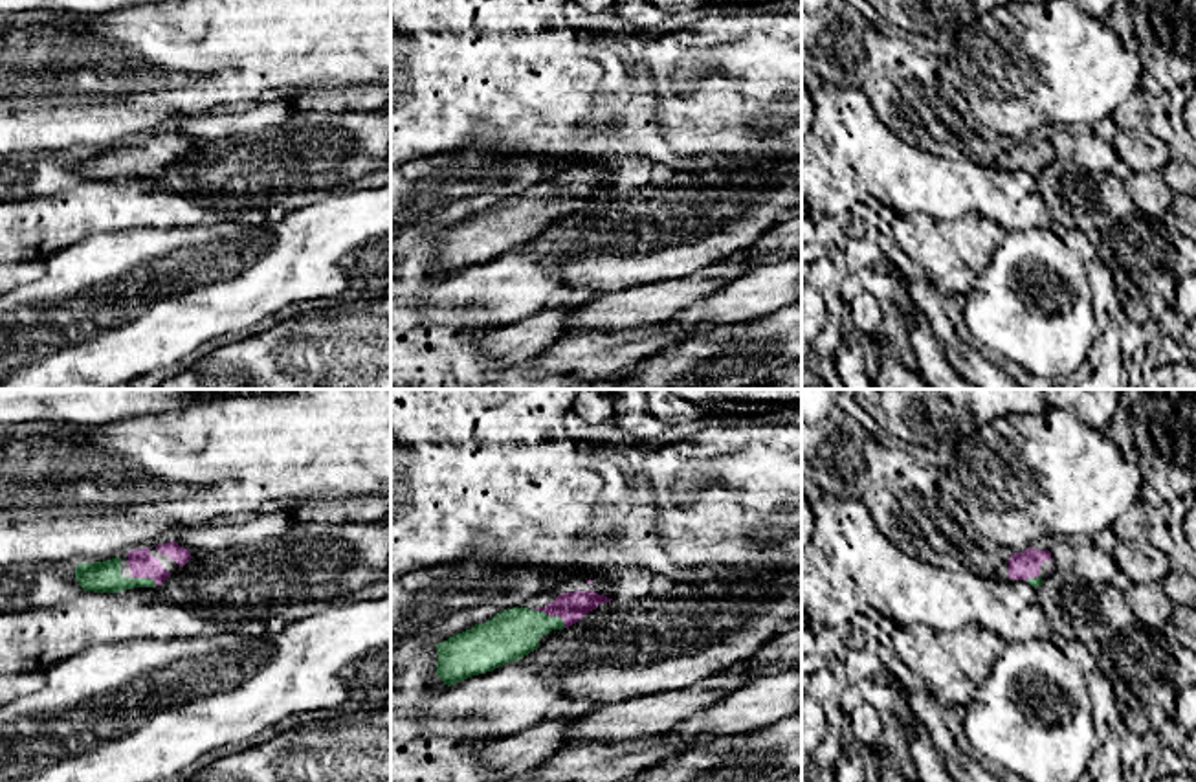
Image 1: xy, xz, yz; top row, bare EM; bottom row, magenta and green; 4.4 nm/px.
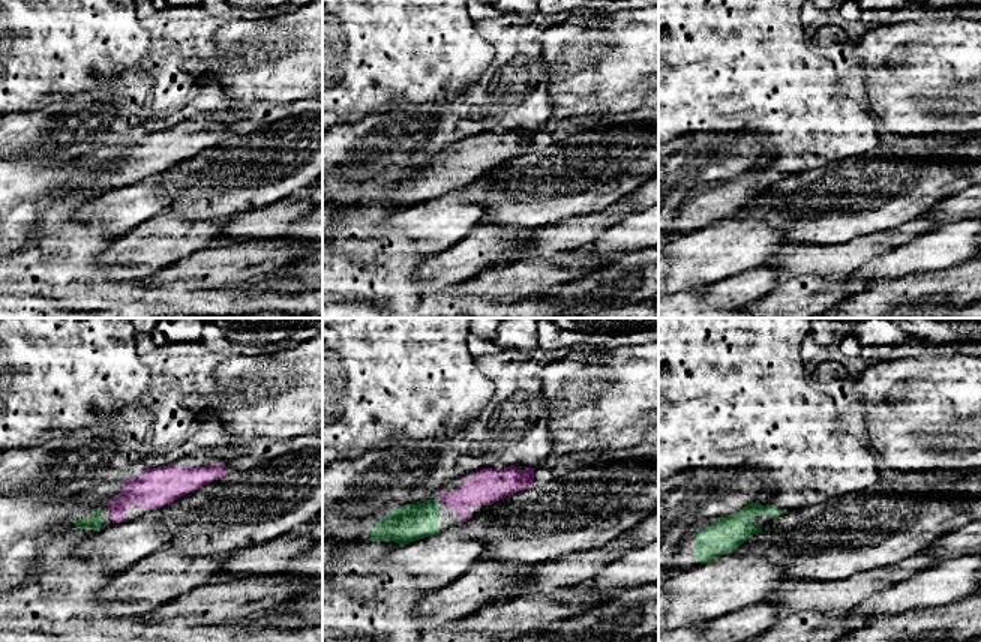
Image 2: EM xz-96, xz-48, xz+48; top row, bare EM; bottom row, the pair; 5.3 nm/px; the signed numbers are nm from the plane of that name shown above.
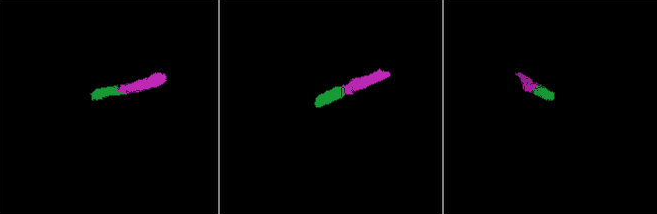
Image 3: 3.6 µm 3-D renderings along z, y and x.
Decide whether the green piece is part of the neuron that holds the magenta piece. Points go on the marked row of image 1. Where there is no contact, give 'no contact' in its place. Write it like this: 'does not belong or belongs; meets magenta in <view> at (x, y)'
belongs; meets magenta in xz at (551, 615)

